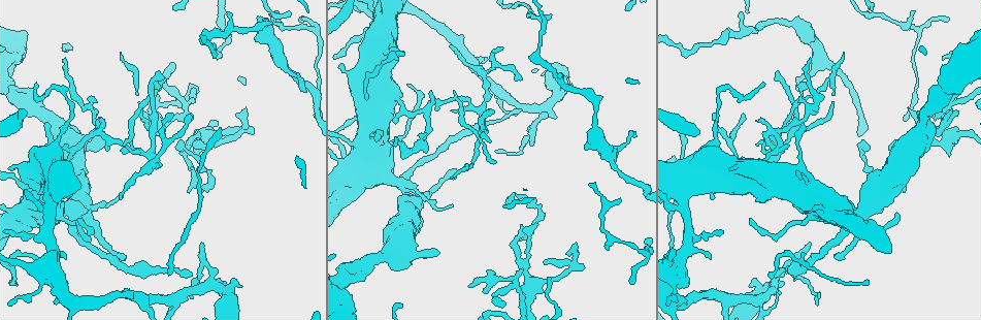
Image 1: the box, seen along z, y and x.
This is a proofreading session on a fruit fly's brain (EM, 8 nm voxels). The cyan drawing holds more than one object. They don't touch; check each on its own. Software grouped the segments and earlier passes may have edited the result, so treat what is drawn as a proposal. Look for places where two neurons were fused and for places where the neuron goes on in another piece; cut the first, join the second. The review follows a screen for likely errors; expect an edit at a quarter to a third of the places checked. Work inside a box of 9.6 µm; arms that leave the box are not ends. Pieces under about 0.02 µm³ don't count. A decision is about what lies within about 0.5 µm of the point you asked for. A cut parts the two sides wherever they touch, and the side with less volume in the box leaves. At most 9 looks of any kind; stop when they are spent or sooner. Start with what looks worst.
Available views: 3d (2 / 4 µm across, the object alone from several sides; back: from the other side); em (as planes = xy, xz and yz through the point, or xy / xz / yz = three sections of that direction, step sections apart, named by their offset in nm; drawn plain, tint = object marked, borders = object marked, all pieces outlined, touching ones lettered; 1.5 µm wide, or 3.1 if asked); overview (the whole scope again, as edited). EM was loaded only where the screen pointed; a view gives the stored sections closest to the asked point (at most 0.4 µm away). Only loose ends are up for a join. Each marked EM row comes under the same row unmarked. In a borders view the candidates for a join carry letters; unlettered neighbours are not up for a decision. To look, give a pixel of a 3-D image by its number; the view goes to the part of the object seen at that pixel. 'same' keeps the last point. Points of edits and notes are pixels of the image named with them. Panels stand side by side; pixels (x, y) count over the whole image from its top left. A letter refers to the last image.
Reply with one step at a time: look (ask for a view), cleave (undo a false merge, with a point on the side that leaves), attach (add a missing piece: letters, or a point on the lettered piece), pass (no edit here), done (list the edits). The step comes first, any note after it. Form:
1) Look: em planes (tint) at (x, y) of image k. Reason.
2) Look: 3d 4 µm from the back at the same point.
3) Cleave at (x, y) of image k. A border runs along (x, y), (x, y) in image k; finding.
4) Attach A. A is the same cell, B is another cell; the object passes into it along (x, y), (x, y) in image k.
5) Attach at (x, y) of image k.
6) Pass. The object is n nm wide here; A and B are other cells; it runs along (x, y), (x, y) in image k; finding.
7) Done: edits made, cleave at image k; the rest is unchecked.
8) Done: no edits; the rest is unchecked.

Look: em planes (borders) at (298, 20) of image 1. Thin end.

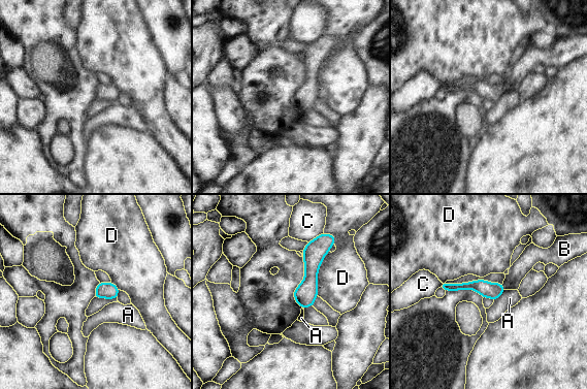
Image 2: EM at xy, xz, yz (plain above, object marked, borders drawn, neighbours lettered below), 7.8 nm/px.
Pass. The longest contact is with D, 360 nm; A, B, C and D are other cells; it runs along (319, 238), (303, 305) in image 2; none of them fits.

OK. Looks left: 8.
Look: em planes (borders) at (125, 153) of image 1. An open end.

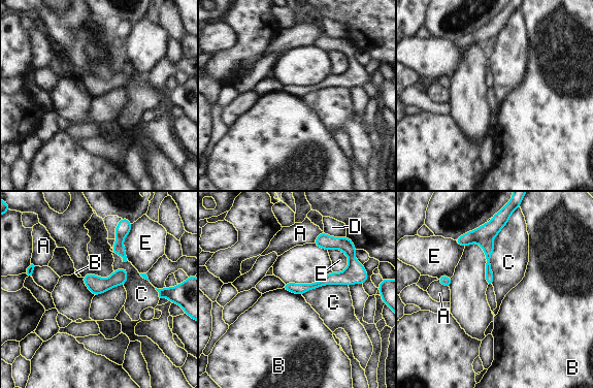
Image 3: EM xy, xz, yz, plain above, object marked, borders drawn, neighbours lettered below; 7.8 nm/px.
Pass. A, B, C, D and E are other cells; it runs along (358, 281), (286, 287) in image 3; none of them fits.

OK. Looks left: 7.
Look: em planes (borders) at (761, 300) of image 1. Sharp bend.

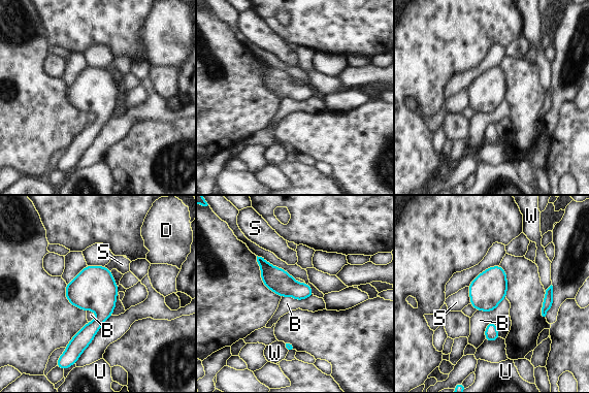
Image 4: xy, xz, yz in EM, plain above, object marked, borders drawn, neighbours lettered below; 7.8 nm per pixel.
Pass. The longest contact is with B, 260 nm; B, D, S, U and W are other cells; a border runs along (313, 294), (303, 299), (282, 298) in image 4; all the same neuron.

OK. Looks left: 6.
Look: em xz step 8 (borders) at (554, 118) of image 1. Free end.

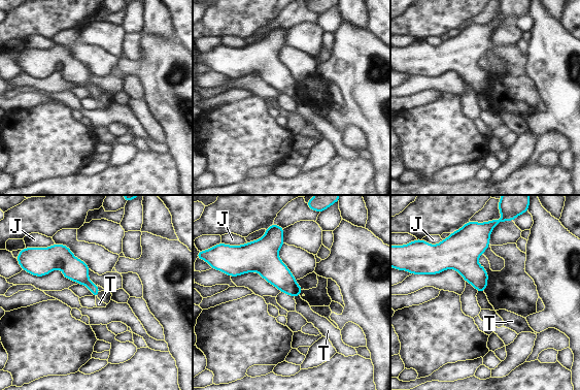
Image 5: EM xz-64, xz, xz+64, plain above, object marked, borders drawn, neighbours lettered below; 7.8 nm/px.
Attach T. T is the same cell, J is another cell; the object passes into it along (275, 271), (296, 296), (302, 306) in image 5; it goes on there.

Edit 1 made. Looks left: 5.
Done: edits made, attach at image 5; the rest is unchecked.

